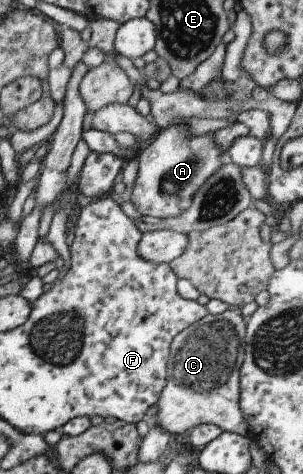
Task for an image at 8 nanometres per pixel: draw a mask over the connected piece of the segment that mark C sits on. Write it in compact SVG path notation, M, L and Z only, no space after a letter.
M228 308L220 315L205 315L200 321L194 322L189 328L182 330L172 340L167 361L167 382L157 401L157 418L148 421L157 425L168 434L187 433L199 425L212 424L220 431L227 431L247 437L248 426L241 416L240 399L240 368L243 362L245 322L237 309Z

